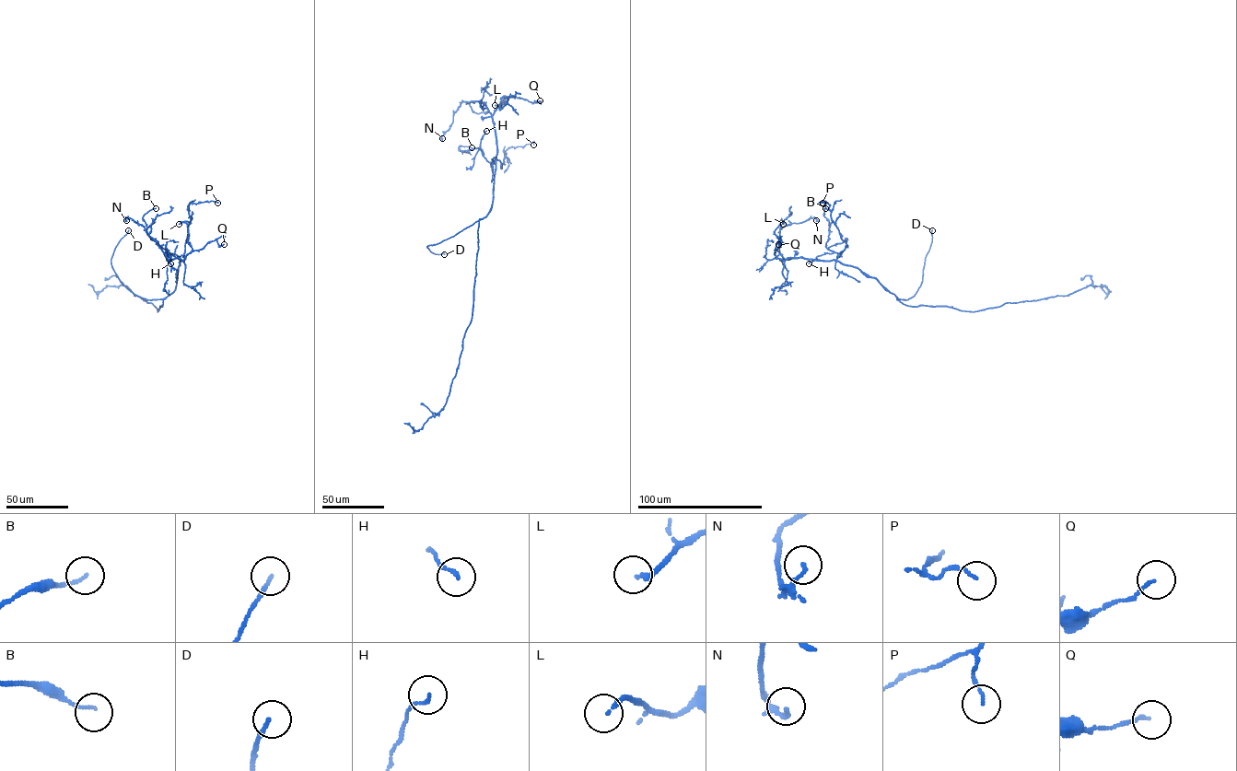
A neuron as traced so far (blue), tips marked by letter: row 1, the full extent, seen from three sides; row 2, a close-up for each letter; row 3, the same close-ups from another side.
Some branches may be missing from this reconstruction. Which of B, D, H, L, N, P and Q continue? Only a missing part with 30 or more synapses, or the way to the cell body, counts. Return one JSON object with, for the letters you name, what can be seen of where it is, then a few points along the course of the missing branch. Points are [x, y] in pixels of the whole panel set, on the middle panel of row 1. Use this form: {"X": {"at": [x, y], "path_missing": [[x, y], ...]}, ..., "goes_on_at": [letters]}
{"D": {"at": [444, 254], "path_missing": [[444, 254], [481, 251]]}, "goes_on_at": ["D"]}

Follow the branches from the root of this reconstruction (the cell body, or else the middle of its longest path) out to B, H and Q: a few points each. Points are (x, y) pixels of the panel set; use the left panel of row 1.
B: (162, 307), (163, 299), (176, 287), (180, 258), (153, 240), (145, 231), (143, 216), (156, 208)
H: (162, 307), (163, 299), (176, 287), (180, 265), (176, 254), (165, 252), (170, 263)
Q: (162, 307), (163, 299), (176, 287), (181, 261), (176, 258), (183, 260), (216, 239), (219, 246), (224, 244)

